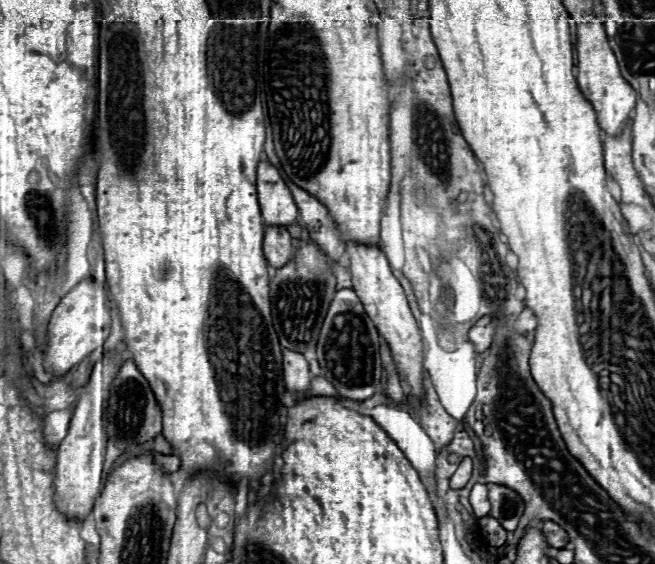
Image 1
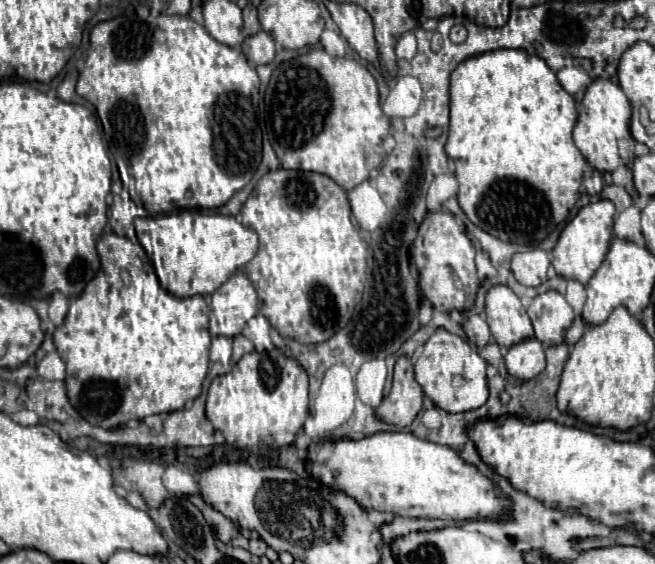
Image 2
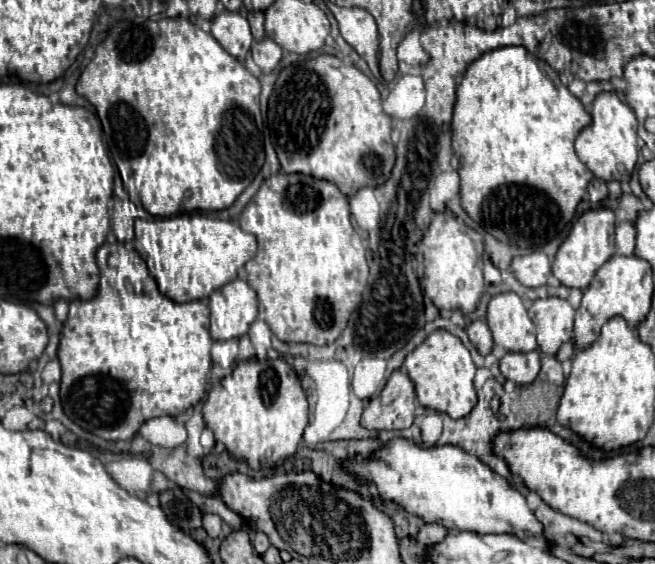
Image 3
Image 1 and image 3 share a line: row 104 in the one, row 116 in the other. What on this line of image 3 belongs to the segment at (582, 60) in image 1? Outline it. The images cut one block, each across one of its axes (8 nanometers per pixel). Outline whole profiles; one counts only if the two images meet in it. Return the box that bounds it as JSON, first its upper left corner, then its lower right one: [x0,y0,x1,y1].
[576,92,638,182]

